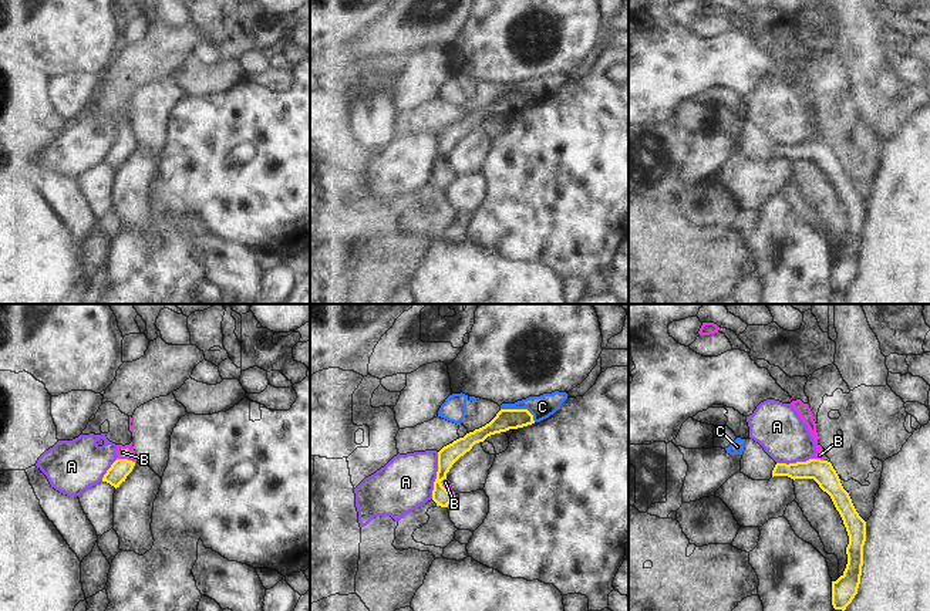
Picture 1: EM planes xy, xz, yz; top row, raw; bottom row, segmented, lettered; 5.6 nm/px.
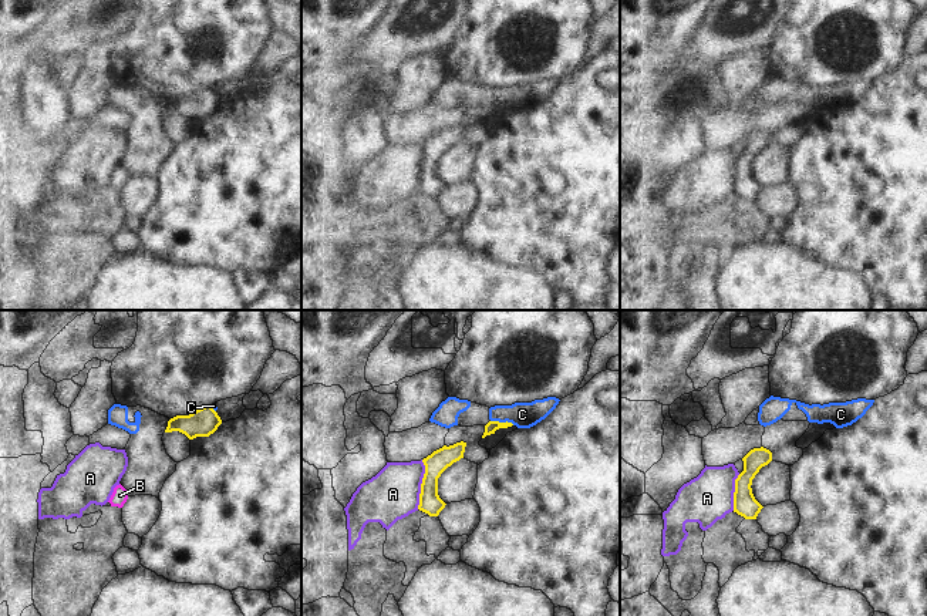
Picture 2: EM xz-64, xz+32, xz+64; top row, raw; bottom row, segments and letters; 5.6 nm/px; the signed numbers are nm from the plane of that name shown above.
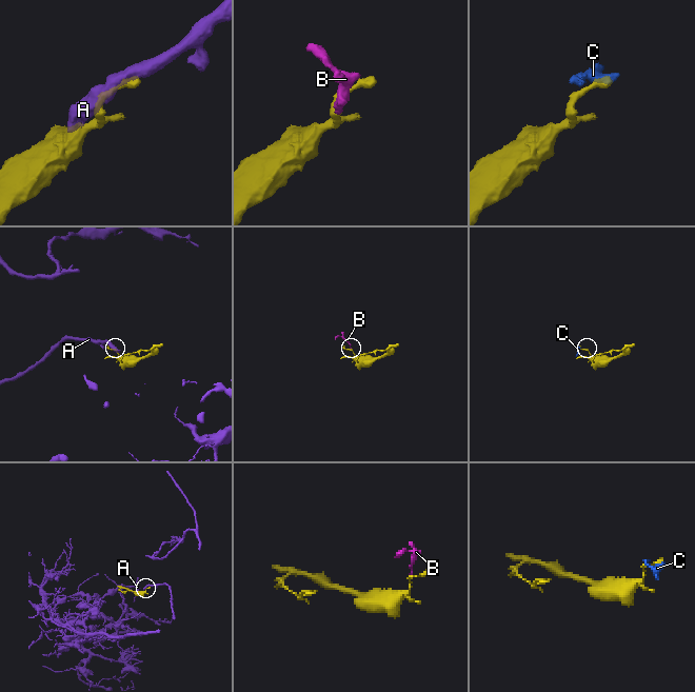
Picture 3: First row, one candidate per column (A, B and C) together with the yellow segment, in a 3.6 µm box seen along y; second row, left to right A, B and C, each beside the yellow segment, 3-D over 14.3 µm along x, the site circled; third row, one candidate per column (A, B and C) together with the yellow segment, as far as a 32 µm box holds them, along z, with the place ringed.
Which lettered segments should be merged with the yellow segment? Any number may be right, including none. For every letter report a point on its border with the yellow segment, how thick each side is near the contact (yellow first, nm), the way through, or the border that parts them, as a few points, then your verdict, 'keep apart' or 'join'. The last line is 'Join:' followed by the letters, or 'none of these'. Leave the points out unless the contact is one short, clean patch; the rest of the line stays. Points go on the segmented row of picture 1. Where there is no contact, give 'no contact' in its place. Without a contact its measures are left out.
A: meets yellow in xz at (437, 475); 110 nm thick on the yellow side, 300 nm on the other; keep apart
B: meets yellow in xy at (127, 459); 110 nm thick on the yellow side, 80 nm on the other; join
C: meets yellow in xz at (519, 409); 120 nm thick on the yellow side, 130 nm on the other; border along xz (501, 408), (525, 408), (535, 421); keep apart
Join: B

